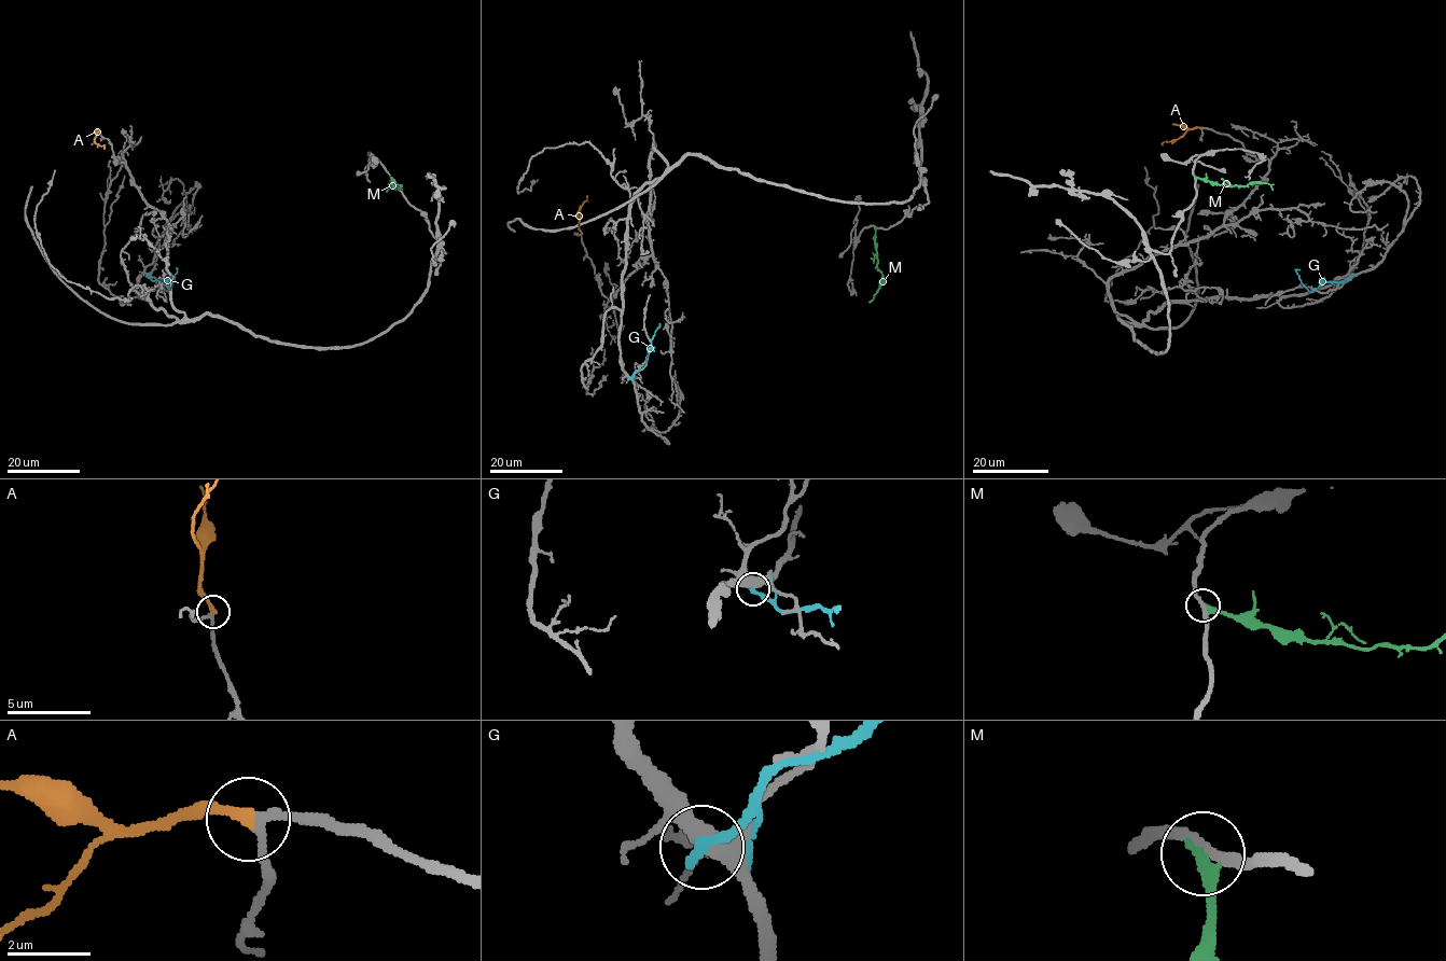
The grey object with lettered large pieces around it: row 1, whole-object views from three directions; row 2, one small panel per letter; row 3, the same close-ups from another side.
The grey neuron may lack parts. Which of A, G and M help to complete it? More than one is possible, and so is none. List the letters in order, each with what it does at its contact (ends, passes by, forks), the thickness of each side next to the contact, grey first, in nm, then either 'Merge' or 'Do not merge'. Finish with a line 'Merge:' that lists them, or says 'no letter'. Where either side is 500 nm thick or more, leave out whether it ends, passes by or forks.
A: It ends there. Thickness 200 nm (grey) against 280 nm. Do not merge
G: It ends there. Thickness 480 nm (grey) against 280 nm. Do not merge
M: It ends there. Thickness 240 nm (grey) against 280 nm. Do not merge
Merge: no letter

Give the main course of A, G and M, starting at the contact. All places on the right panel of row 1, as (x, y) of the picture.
A: (1200, 128), (1191, 128), (1161, 144)
G: (1352, 278), (1346, 282), (1322, 282), (1310, 292), (1296, 272), (1299, 270)
M: (1194, 177), (1229, 185), (1267, 183), (1273, 190)

